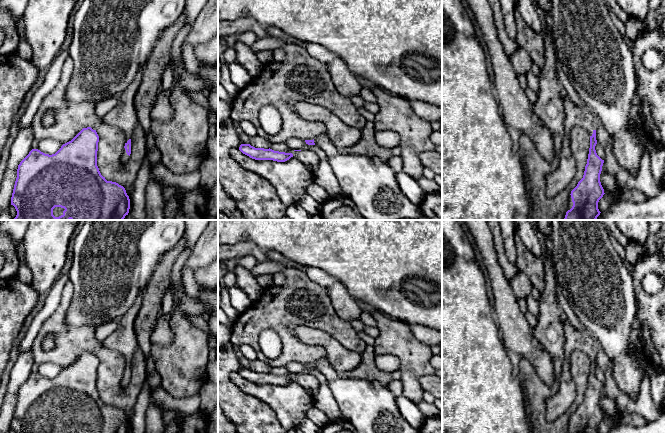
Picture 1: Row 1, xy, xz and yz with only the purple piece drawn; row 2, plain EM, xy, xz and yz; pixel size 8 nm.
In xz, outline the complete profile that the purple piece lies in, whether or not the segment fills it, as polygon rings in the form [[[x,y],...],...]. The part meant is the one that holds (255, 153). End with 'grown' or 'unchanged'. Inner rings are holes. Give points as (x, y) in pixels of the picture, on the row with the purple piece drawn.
[[[241,144],[239,150],[255,160],[273,160],[277,162],[285,162],[293,157],[292,153],[274,151],[272,149],[255,148],[250,144]]]; unchanged

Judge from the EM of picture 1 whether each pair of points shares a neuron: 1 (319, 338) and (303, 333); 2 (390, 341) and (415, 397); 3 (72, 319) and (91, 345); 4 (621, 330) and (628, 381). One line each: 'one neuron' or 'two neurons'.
1: one neuron
2: one neuron
3: two neurons
4: one neuron

